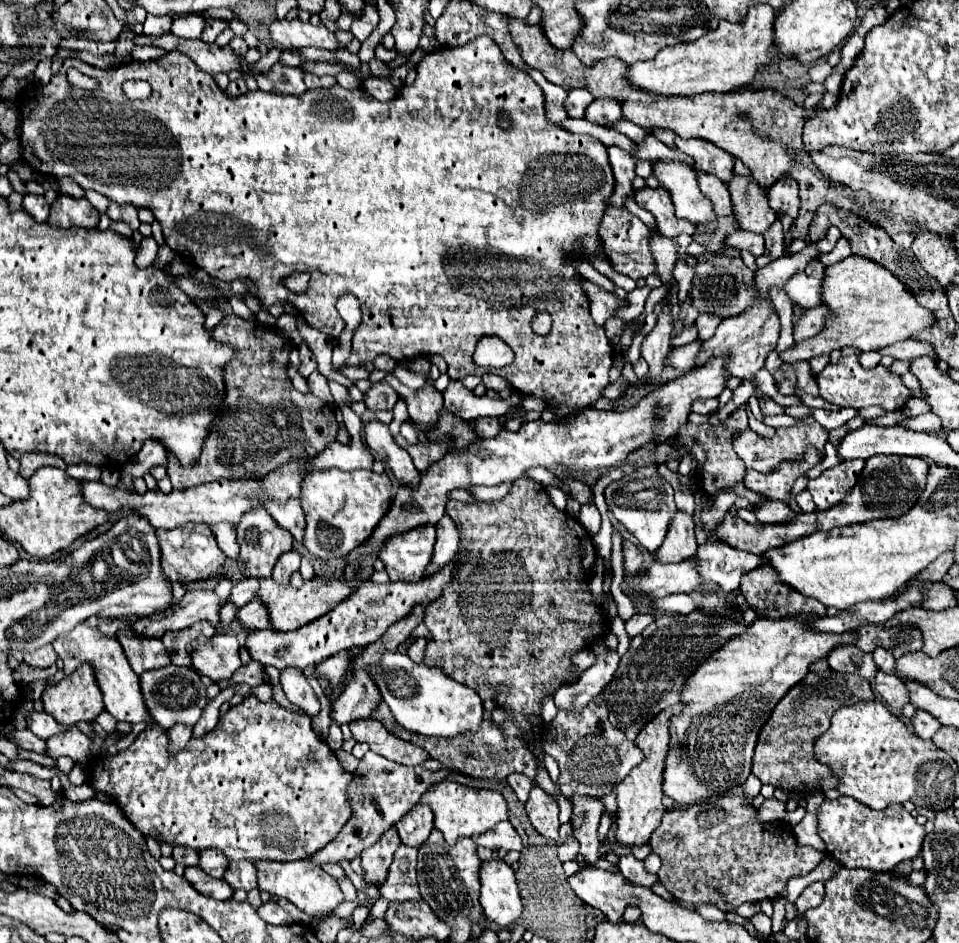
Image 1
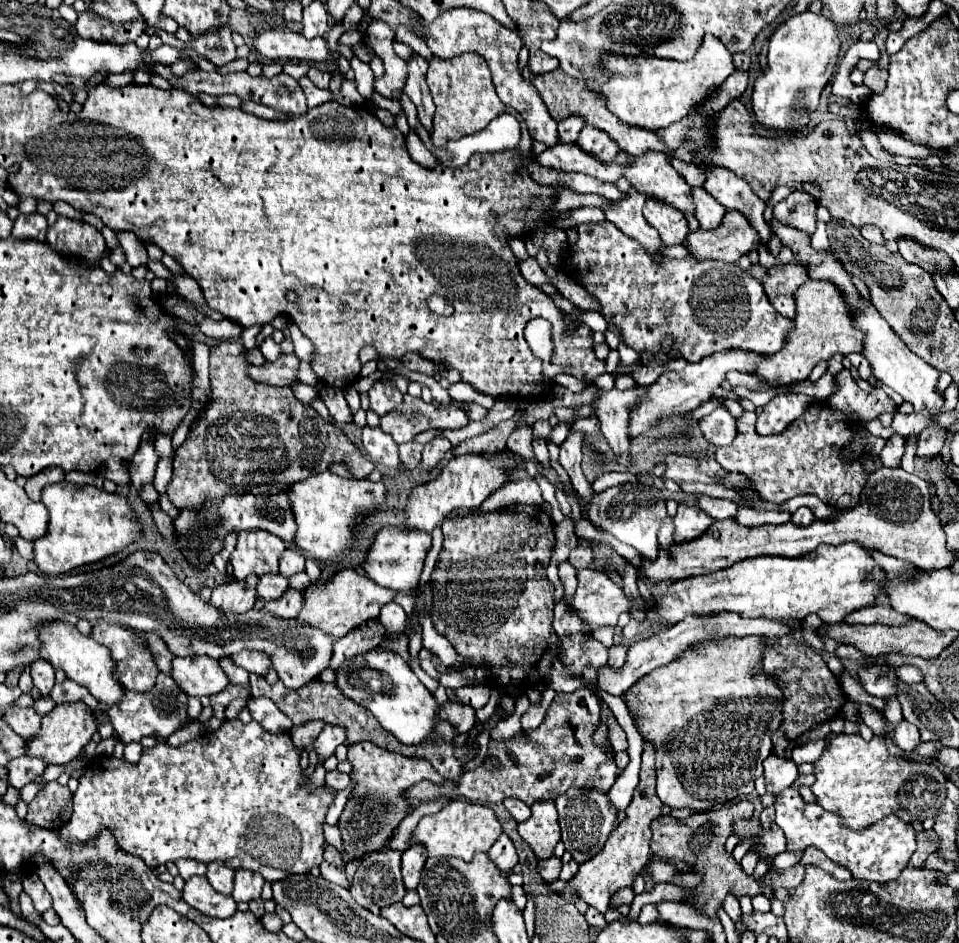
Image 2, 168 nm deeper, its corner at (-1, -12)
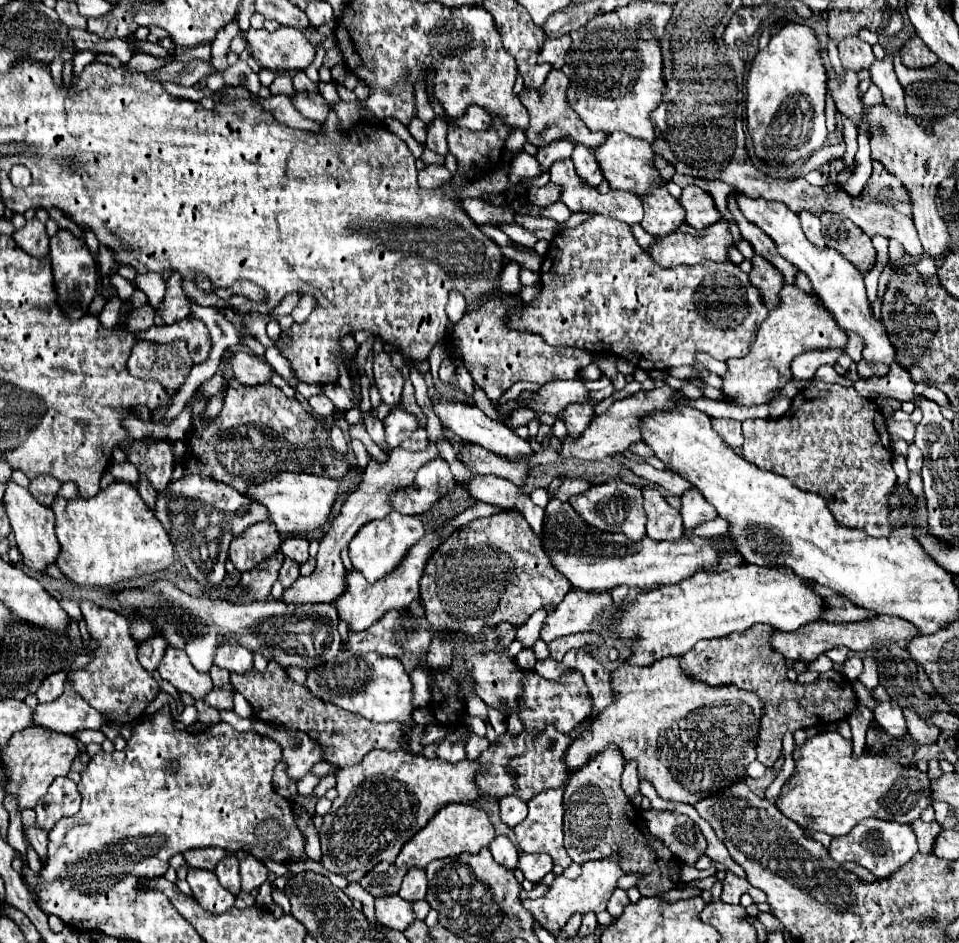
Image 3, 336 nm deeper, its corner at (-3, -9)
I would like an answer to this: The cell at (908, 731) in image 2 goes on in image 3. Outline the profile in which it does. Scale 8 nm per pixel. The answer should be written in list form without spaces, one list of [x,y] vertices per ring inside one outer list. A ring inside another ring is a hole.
[[[893,701],[877,703],[877,707],[873,709],[873,717],[889,735],[903,735],[903,731],[907,731],[905,717]]]

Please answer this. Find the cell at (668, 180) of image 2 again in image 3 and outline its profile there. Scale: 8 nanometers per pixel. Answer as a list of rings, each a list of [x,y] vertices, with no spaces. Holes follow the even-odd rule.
[[[621,131],[611,133],[603,145],[599,145],[595,149],[595,159],[603,171],[605,181],[609,183],[611,189],[617,191],[631,191],[635,195],[643,195],[643,191],[651,191],[657,189],[657,171],[653,167],[653,151],[649,147],[649,143],[643,143],[639,139],[631,139],[629,135],[623,135]]]

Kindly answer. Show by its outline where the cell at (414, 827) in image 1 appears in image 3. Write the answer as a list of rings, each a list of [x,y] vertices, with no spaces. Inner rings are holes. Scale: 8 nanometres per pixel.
[[[409,869],[409,873],[405,875],[403,879],[403,885],[399,889],[399,897],[403,897],[405,901],[419,901],[419,899],[425,899],[427,895],[427,877],[425,877],[425,871],[423,869]]]

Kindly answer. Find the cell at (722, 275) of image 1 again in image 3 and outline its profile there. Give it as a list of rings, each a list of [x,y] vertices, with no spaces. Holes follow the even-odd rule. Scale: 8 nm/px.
[[[595,215],[589,221],[573,227],[573,229],[563,229],[559,233],[555,233],[553,241],[549,243],[549,249],[543,257],[541,263],[541,291],[539,295],[531,301],[531,303],[523,303],[517,305],[513,311],[507,313],[507,325],[515,331],[529,331],[529,333],[537,333],[543,339],[547,339],[547,343],[555,345],[555,347],[579,347],[585,349],[589,353],[597,353],[597,355],[605,355],[605,353],[613,353],[615,357],[623,357],[627,361],[631,361],[635,367],[643,369],[643,371],[653,371],[653,369],[671,369],[671,367],[679,367],[679,365],[691,365],[695,361],[697,351],[709,353],[711,357],[719,359],[719,361],[727,361],[731,357],[743,357],[747,347],[751,347],[751,339],[755,339],[755,331],[759,327],[759,323],[767,317],[767,307],[763,307],[763,301],[759,299],[759,291],[755,291],[755,287],[751,287],[751,283],[747,281],[747,273],[743,273],[735,263],[731,261],[719,261],[719,263],[699,263],[695,267],[659,267],[633,239],[629,225],[605,215]]]

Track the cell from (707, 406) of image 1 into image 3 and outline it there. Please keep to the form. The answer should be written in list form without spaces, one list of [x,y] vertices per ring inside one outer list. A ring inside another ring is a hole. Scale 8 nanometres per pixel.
[[[713,419],[711,421],[715,431],[721,435],[723,441],[727,441],[727,445],[739,449],[743,445],[743,433],[741,433],[741,423],[739,421],[731,421],[731,419]]]

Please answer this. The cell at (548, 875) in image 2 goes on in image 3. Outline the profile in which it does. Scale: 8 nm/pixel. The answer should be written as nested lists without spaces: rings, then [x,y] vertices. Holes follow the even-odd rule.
[[[521,853],[517,869],[523,871],[525,879],[529,879],[531,883],[537,883],[537,881],[541,881],[553,869],[553,861],[551,861],[549,855],[529,855],[529,853]]]

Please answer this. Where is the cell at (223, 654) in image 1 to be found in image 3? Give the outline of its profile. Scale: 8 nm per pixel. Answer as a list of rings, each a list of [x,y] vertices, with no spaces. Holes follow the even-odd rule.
[[[167,645],[165,657],[161,659],[157,671],[161,679],[169,681],[177,691],[185,691],[195,699],[203,699],[213,689],[211,677],[207,673],[199,673],[191,665],[187,653],[173,645]]]

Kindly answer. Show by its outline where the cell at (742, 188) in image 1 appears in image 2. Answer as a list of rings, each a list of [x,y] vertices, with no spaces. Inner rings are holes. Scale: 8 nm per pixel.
[[[729,210],[717,230],[691,232],[685,246],[699,260],[737,262],[747,252],[763,246],[763,242],[741,212]]]

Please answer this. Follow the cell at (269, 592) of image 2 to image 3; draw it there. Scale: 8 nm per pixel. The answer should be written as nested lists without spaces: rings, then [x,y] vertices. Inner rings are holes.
[[[285,559],[283,567],[279,571],[279,581],[283,583],[285,589],[289,589],[297,579],[299,579],[299,563],[295,563],[293,559]]]

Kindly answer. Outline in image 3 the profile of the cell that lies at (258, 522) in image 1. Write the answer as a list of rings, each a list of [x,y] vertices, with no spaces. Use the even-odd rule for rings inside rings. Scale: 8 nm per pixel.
[[[255,523],[233,537],[229,561],[241,573],[251,571],[251,567],[259,565],[263,559],[267,559],[267,555],[275,555],[279,545],[281,537],[275,527],[271,527],[271,523]]]

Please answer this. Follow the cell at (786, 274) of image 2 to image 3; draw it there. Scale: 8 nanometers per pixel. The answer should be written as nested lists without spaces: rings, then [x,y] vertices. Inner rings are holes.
[[[753,255],[751,263],[753,263],[753,267],[749,271],[751,285],[759,289],[763,303],[769,309],[775,309],[779,305],[779,291],[783,287],[783,277],[761,255]]]

